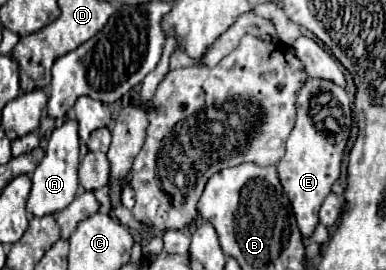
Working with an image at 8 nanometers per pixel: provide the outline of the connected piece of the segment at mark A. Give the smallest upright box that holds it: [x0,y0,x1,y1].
[28,119,78,217]

